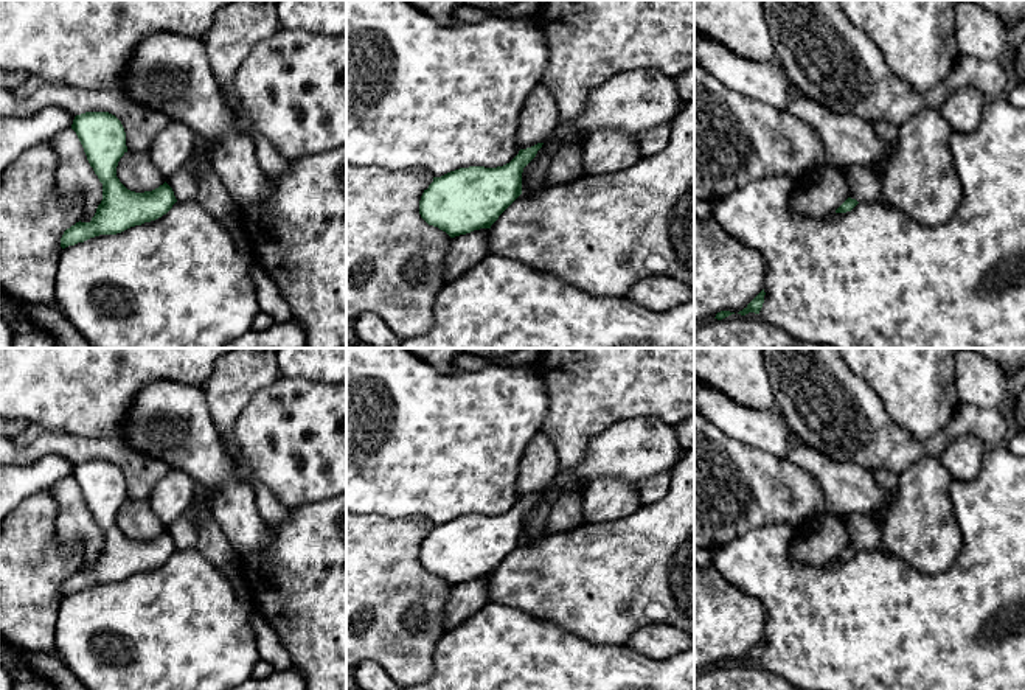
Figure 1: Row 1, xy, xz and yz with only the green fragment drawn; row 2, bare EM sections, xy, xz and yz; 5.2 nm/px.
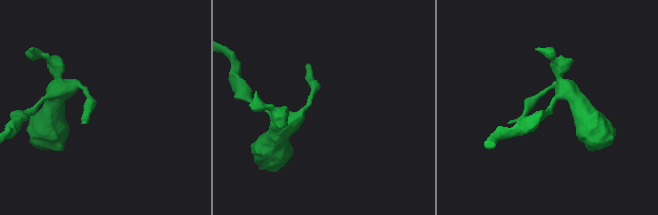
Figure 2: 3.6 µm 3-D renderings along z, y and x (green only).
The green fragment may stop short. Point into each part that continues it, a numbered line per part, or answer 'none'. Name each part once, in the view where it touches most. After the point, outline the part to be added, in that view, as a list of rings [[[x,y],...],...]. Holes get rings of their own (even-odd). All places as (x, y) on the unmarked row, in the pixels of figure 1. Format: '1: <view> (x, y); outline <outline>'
none

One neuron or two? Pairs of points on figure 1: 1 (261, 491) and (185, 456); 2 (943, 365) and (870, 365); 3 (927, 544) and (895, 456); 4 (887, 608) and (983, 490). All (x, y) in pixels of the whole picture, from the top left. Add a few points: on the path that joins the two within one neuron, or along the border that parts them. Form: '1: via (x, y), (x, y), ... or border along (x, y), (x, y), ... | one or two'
1: border along (252, 488), (257, 498), (257, 510), (267, 521) | two
2: via (924, 365), (889, 365) | one
3: border along (935, 459), (918, 459), (899, 474) | two
4: via (926, 608), (983, 552), (983, 529) | one

